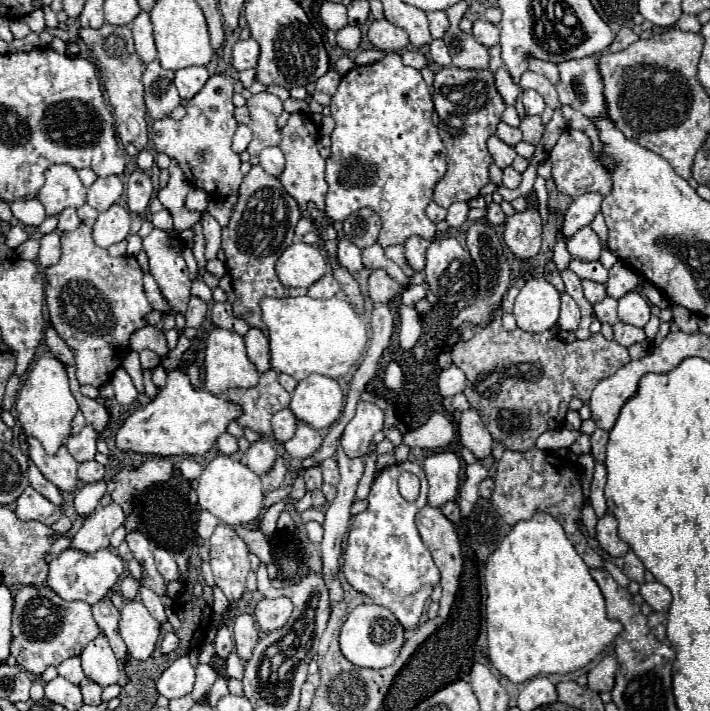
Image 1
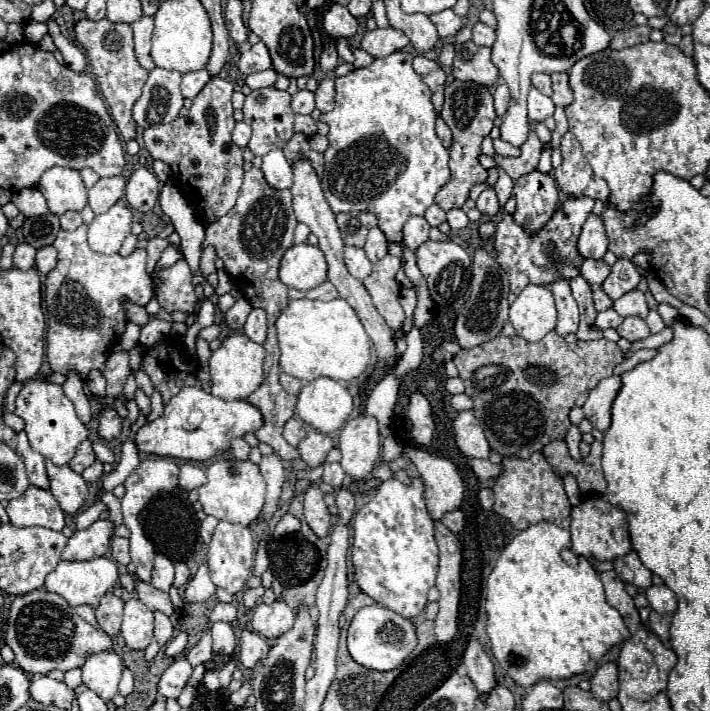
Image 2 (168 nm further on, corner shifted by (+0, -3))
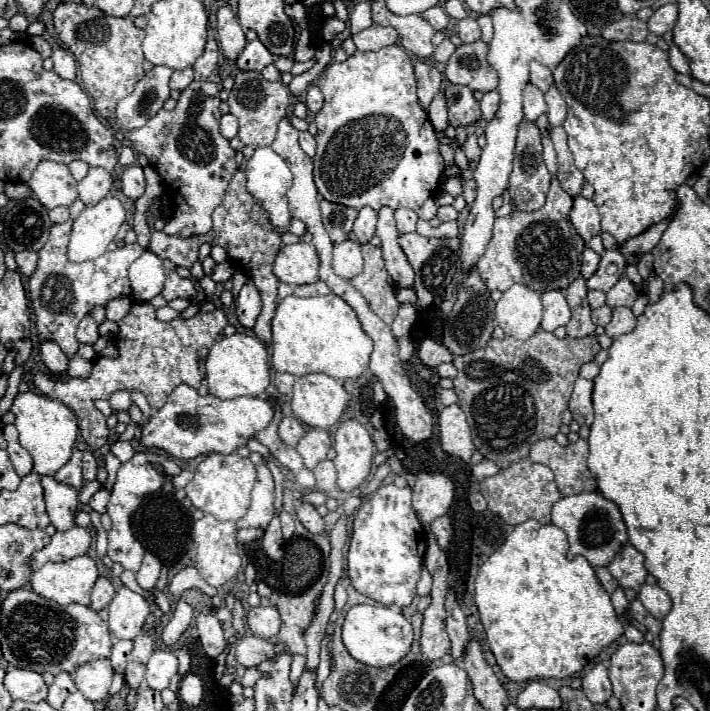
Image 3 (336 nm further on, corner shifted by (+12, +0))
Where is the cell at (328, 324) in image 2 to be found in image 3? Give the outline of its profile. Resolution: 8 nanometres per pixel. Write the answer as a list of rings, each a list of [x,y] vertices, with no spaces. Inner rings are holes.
[[[336,294],[314,296],[314,298],[288,296],[278,304],[276,314],[272,318],[272,366],[276,368],[276,372],[290,372],[294,376],[304,376],[310,372],[324,372],[338,380],[358,378],[368,368],[372,348],[374,348],[372,340],[362,330],[356,312],[350,308],[350,304],[346,304]]]

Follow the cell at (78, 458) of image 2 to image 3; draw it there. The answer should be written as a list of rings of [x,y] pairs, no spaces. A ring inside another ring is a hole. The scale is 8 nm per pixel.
[[[74,448],[70,462],[66,466],[62,466],[54,478],[56,478],[56,482],[68,484],[68,486],[72,486],[76,490],[80,490],[84,486],[84,478],[82,478],[82,452],[78,448]]]

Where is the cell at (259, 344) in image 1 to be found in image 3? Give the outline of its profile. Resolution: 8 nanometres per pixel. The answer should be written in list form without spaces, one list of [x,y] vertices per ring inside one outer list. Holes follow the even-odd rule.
[[[252,278],[242,286],[238,298],[236,298],[236,314],[238,314],[238,320],[242,326],[246,328],[252,328],[258,314],[260,314],[260,306],[262,306],[262,300],[260,300],[260,292],[258,288],[254,286]]]

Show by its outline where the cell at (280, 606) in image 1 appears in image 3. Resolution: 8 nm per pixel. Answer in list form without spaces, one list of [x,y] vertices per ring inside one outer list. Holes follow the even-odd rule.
[[[274,606],[250,608],[250,612],[246,614],[246,624],[254,636],[268,640],[268,638],[274,638],[280,630],[280,614]]]

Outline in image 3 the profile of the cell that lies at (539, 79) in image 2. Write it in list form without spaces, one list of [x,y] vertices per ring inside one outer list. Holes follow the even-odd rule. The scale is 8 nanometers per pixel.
[[[532,60],[530,64],[530,82],[536,84],[542,92],[548,92],[548,88],[554,84],[554,78],[552,78],[552,70],[542,66],[540,62]]]

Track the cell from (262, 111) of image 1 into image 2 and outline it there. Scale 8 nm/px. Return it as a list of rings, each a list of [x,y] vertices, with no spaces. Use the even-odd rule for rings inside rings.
[[[274,87],[252,91],[244,101],[244,121],[252,127],[252,139],[248,143],[248,149],[254,155],[264,157],[272,149],[282,149],[292,133],[294,133],[294,113],[290,109],[290,95],[286,91],[278,91]]]

